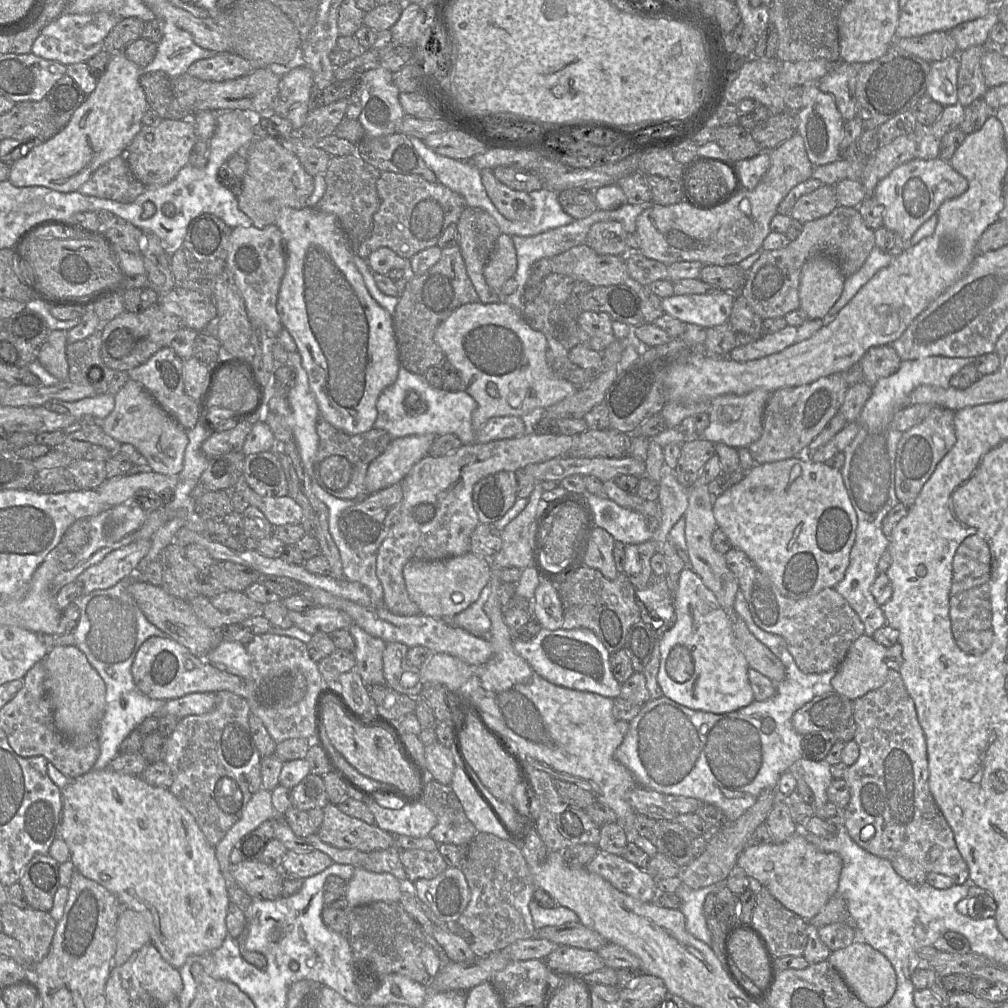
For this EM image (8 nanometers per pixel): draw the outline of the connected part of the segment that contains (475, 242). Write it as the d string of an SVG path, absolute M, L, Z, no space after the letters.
M467 206L461 213L456 225L458 231L458 246L465 263L466 272L479 296L480 302L490 304L503 301L502 295L497 293L486 283L483 273L484 266L495 248L496 241L502 234L496 220L479 207Z

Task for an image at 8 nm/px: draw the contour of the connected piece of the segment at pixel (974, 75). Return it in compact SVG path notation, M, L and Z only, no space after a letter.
M977 45L958 54L960 66L958 69L957 95L958 103L963 107L983 98L989 89L981 69L981 58L986 50L986 45Z

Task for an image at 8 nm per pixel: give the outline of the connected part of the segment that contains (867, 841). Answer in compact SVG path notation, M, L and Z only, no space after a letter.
M889 669L887 679L881 687L868 692L858 699L853 700L852 716L856 725L856 731L853 740L858 745L860 753L856 762L847 767L846 772L842 777L848 784L851 792L850 801L845 808L844 828L847 830L850 837L856 844L875 856L887 859L889 861L896 857L907 857L919 864L927 874L943 874L950 877L956 885L964 884L969 878L969 868L960 851L958 850L953 831L941 813L932 794L930 788L930 773L928 768L924 730L918 720L915 703L907 691L899 671Z

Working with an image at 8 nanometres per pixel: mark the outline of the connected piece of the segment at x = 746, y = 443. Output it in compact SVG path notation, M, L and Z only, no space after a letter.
M755 389L744 395L724 394L710 401L708 412L709 426L695 439L707 440L716 443L724 443L735 449L748 448L757 441L762 434L762 418L767 400L771 392L764 389Z

